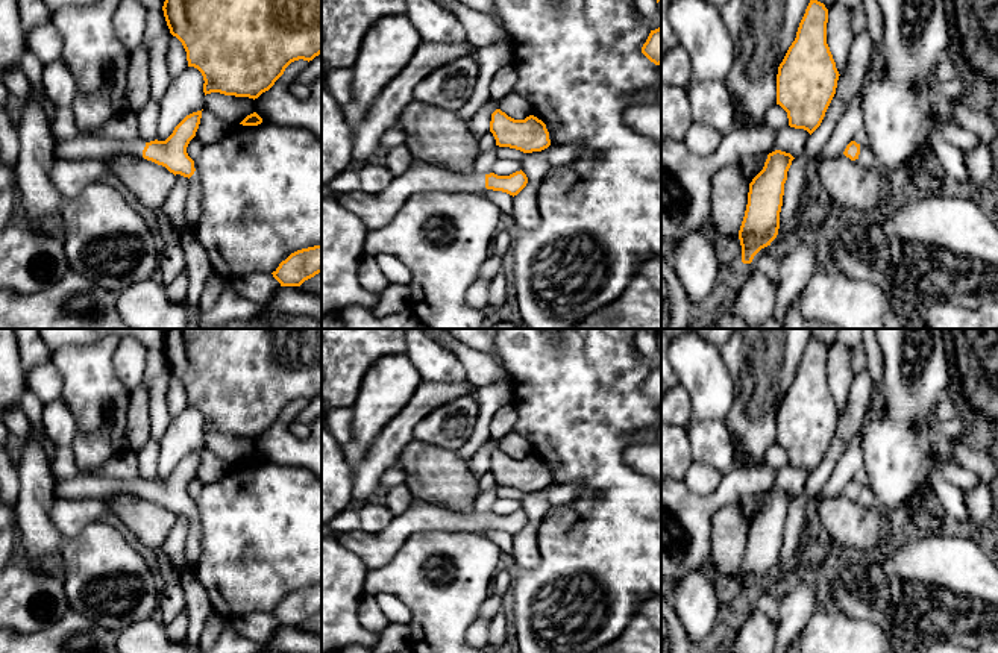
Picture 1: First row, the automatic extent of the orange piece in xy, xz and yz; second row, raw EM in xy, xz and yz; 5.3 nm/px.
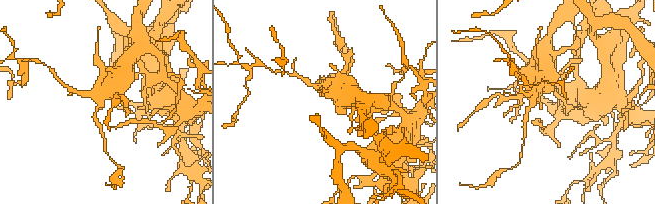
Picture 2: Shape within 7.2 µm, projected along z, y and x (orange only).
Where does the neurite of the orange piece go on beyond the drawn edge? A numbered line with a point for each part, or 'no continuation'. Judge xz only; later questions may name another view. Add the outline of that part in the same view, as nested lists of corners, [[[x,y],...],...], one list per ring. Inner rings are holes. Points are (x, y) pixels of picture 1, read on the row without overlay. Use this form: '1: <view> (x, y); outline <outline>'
1: xz (375, 550); outline [[[417,500],[403,514],[394,515],[391,523],[378,533],[370,535],[361,529],[334,533],[338,542],[359,556],[366,568],[372,571],[390,562],[413,533],[425,530],[467,532],[470,529],[485,530],[485,515],[457,514]]]

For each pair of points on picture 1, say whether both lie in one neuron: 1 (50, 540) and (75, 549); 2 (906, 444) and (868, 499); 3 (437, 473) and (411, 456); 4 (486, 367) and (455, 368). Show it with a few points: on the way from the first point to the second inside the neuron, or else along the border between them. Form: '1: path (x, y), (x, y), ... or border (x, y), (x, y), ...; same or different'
1: border (62, 540), (59, 547); different
2: border (869, 485), (875, 505); different
3: path (431, 471), (417, 459); same
4: border (451, 352), (463, 365), (467, 378); different

